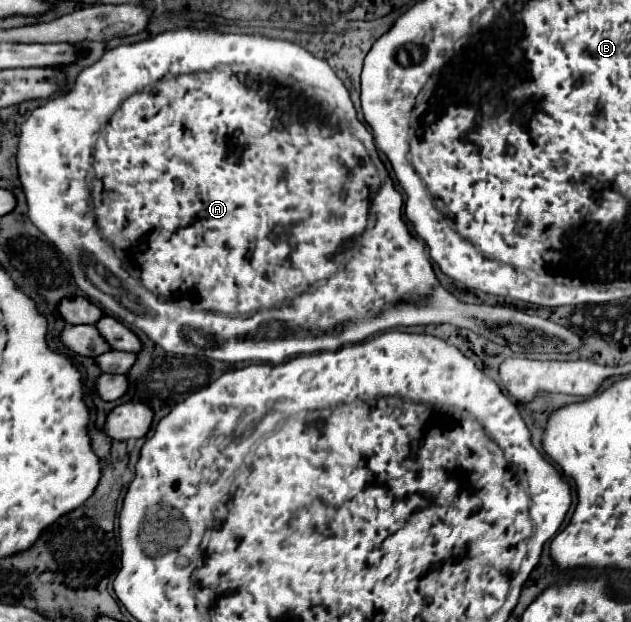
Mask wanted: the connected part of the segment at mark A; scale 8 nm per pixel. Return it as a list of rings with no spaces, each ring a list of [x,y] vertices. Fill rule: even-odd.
[[[184,27],[184,29],[174,29],[174,31],[162,31],[162,33],[154,35],[154,37],[148,37],[148,39],[144,39],[144,41],[138,41],[138,43],[132,43],[132,45],[118,45],[118,47],[106,51],[100,61],[96,61],[94,65],[90,65],[90,67],[86,67],[84,71],[80,71],[80,75],[76,77],[74,85],[70,87],[70,91],[46,99],[46,103],[42,103],[40,107],[36,107],[36,109],[30,113],[30,117],[22,123],[22,133],[20,133],[18,153],[16,153],[16,163],[18,163],[18,179],[20,179],[22,191],[24,191],[24,195],[26,195],[28,219],[58,247],[58,251],[64,255],[64,259],[70,261],[70,271],[72,271],[72,275],[74,275],[74,279],[76,279],[76,285],[86,293],[86,297],[90,297],[94,303],[98,303],[98,305],[104,309],[104,313],[114,315],[114,317],[118,317],[120,321],[124,321],[124,323],[128,323],[128,325],[132,325],[132,327],[138,327],[140,331],[144,331],[144,335],[146,335],[154,345],[160,345],[164,351],[170,351],[170,353],[176,353],[176,355],[210,357],[210,359],[224,361],[224,363],[240,363],[240,361],[258,359],[263,360],[265,363],[279,364],[284,359],[292,357],[292,355],[320,353],[320,351],[336,351],[336,349],[340,349],[342,345],[360,343],[360,341],[364,341],[364,339],[368,339],[368,337],[372,337],[372,335],[384,333],[384,331],[390,329],[390,327],[398,327],[398,325],[404,325],[404,327],[410,327],[410,325],[442,325],[442,323],[450,323],[450,325],[454,325],[454,327],[458,327],[458,329],[474,331],[476,335],[482,335],[482,337],[486,337],[486,339],[490,339],[490,341],[494,341],[494,343],[498,343],[498,345],[508,345],[514,353],[524,353],[524,355],[530,355],[530,353],[552,353],[552,351],[554,351],[554,353],[570,353],[570,351],[574,351],[574,349],[580,347],[578,335],[576,335],[574,331],[566,329],[566,327],[560,327],[560,325],[556,325],[556,323],[552,323],[552,321],[546,321],[546,319],[540,319],[540,317],[526,315],[526,313],[522,313],[522,311],[518,311],[518,309],[512,309],[512,307],[490,307],[490,305],[470,305],[470,303],[462,303],[460,299],[456,299],[450,291],[446,291],[446,289],[440,285],[440,281],[438,281],[436,275],[434,275],[431,260],[426,259],[426,255],[424,255],[424,243],[408,231],[408,227],[406,227],[406,223],[404,223],[404,219],[402,219],[402,194],[394,187],[394,183],[392,183],[388,171],[386,171],[384,164],[379,158],[372,132],[370,132],[367,126],[356,119],[356,109],[354,109],[354,105],[352,105],[352,101],[350,101],[350,95],[348,95],[344,83],[336,77],[336,73],[330,69],[330,65],[328,65],[326,61],[322,61],[322,59],[315,57],[312,53],[308,53],[302,46],[297,43],[292,43],[292,41],[286,41],[286,39],[266,37],[266,35],[258,35],[258,33],[244,35],[244,33],[222,33],[222,31],[216,31],[216,29]],[[92,173],[96,173],[96,181],[92,181],[92,201],[90,201],[90,197],[88,197],[88,177],[92,177]],[[344,245],[348,246],[348,249],[351,249],[351,247],[355,248],[354,257],[348,261],[348,265],[346,265],[344,271],[336,273],[334,257],[336,257],[338,253],[342,253],[342,247],[344,247]],[[296,295],[300,295],[300,301],[294,303],[292,297],[296,297]],[[128,297],[132,297],[132,305],[130,305],[132,309],[128,309],[128,305],[124,305],[124,303],[130,301]]]

